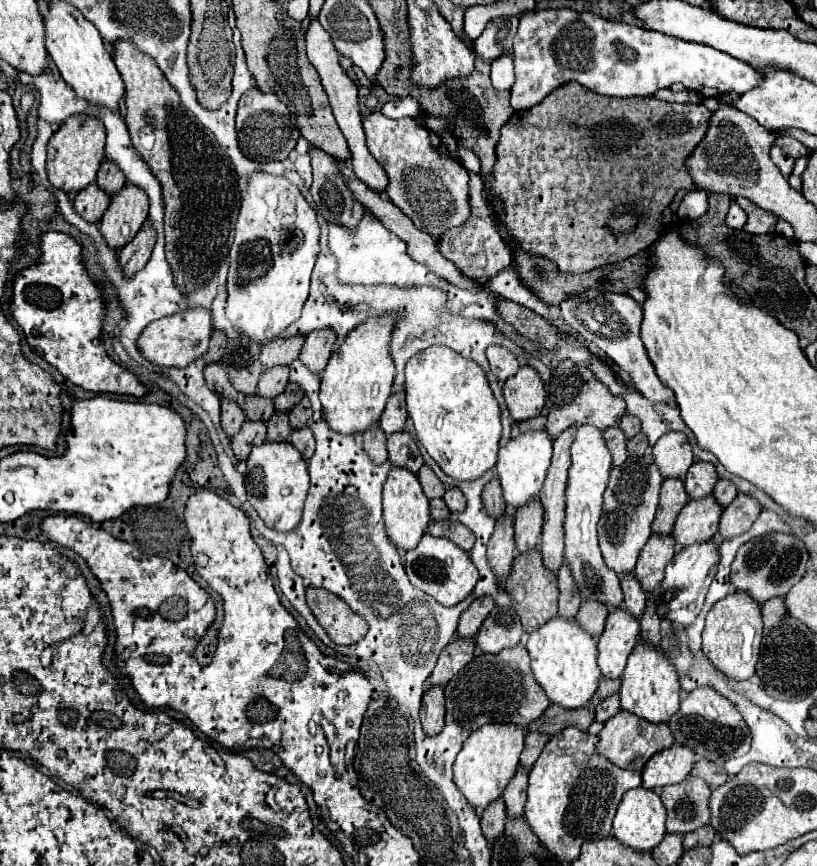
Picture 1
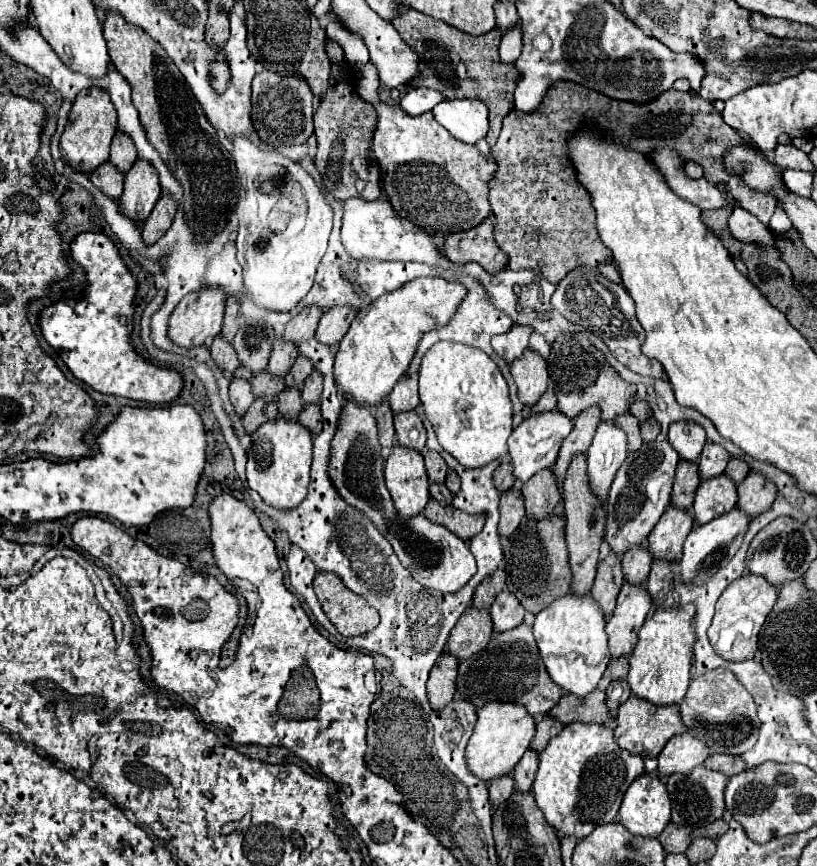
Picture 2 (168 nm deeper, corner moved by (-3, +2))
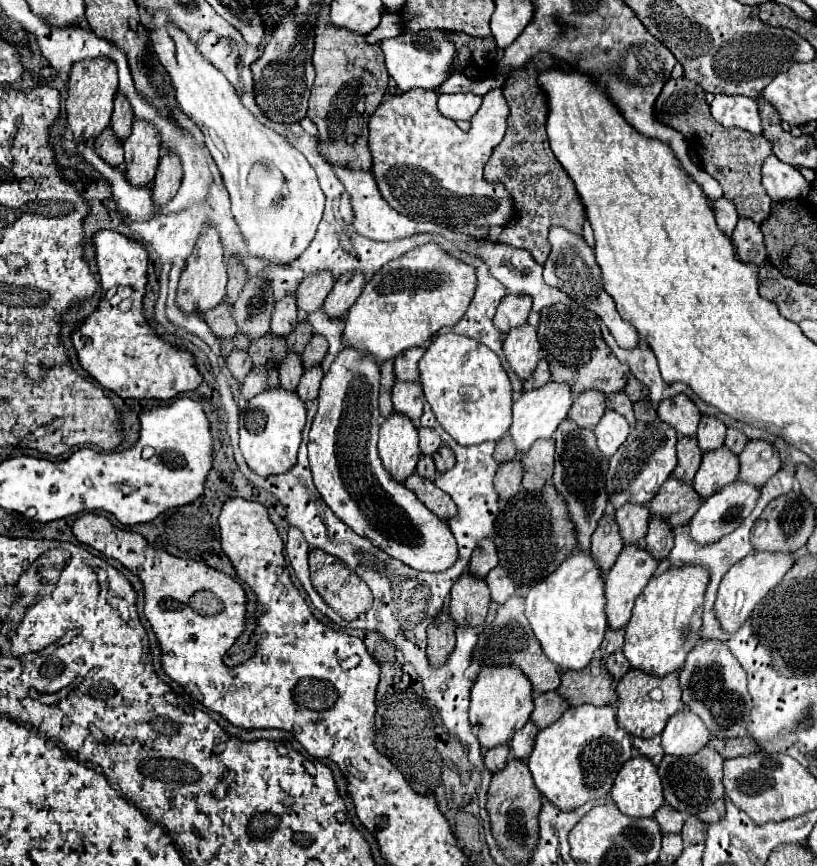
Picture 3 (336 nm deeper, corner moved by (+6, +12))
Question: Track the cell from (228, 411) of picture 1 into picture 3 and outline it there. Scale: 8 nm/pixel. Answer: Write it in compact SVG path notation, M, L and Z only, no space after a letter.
M234 349L234 351L226 357L226 365L228 365L232 377L234 377L238 383L242 383L242 381L246 379L246 375L250 373L250 369L252 369L252 361L250 361L248 353L246 353L246 351L240 351L240 349Z

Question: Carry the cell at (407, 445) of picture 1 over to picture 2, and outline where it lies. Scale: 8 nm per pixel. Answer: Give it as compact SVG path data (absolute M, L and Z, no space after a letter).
M415 409L395 415L395 433L397 433L399 445L403 445L403 447L413 447L417 451L421 451L425 447L427 431L423 427L423 421L415 413Z

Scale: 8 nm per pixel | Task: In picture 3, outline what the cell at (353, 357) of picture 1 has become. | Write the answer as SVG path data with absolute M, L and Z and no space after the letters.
M430 243L430 245L418 247L410 253L406 253L406 257L398 257L398 259L390 261L390 265L384 265L382 271L374 273L372 279L368 279L368 283L362 289L362 295L350 307L350 311L344 319L346 327L342 331L342 345L354 347L364 357L370 355L378 363L394 359L402 351L426 343L438 329L452 327L458 319L462 319L462 315L466 313L466 307L472 301L474 285L476 285L474 267L450 257L438 245Z

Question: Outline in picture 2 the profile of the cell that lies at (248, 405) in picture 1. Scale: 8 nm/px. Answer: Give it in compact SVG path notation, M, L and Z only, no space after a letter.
M261 371L259 375L251 377L251 387L253 387L255 397L265 397L273 401L285 389L285 381L283 377L275 377L269 371Z

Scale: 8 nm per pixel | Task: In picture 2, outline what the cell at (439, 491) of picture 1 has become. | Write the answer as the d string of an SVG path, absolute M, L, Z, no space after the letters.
M427 451L425 453L425 467L427 467L427 475L431 481L443 483L445 475L447 475L447 463L443 461L443 457L437 451Z

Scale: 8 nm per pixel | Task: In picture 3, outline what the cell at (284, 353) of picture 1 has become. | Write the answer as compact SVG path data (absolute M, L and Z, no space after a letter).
M316 273L314 277L306 277L296 289L296 307L300 313L314 313L322 307L326 295L334 285L334 277L330 273Z

